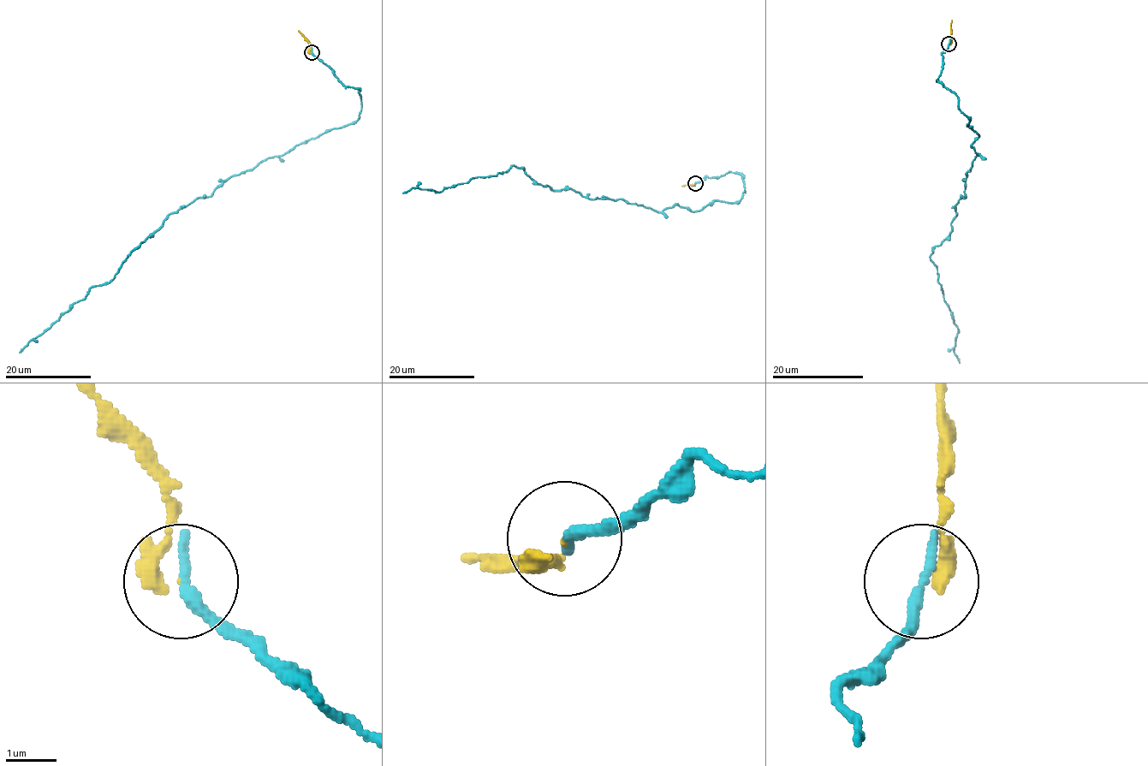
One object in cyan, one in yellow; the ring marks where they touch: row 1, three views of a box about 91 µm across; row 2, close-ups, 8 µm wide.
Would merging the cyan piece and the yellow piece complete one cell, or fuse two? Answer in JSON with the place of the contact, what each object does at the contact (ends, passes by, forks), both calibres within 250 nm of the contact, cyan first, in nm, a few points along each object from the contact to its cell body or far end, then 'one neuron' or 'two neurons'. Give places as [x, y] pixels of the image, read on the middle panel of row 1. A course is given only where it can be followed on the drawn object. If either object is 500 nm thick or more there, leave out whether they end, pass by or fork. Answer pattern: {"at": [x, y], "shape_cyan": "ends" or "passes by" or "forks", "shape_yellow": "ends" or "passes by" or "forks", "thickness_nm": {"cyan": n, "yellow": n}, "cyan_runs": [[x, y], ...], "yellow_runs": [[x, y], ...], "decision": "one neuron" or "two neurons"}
{"at": [695, 183], "shape_cyan": "ends", "shape_yellow": "ends", "thickness_nm": {"cyan": 260, "yellow": 180}, "cyan_runs": [[694, 182], [739, 173], [745, 192], [698, 210], [656, 211], [554, 190], [512, 165], [402, 193]], "yellow_runs": [[694, 182], [681, 186]], "decision": "one neuron"}

